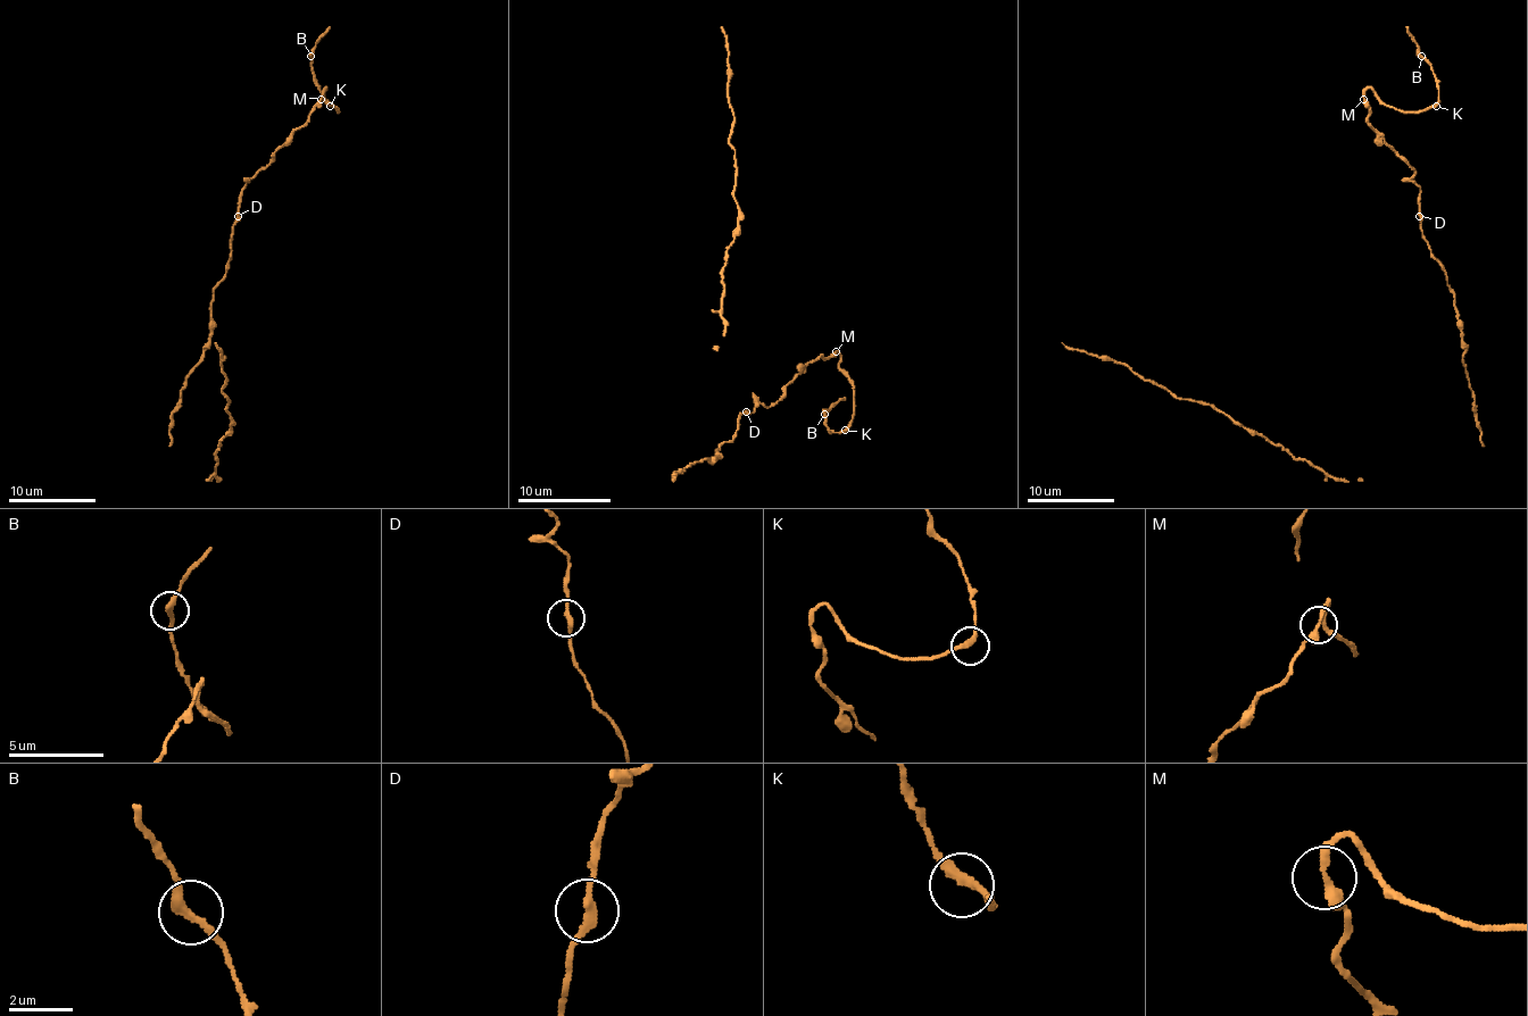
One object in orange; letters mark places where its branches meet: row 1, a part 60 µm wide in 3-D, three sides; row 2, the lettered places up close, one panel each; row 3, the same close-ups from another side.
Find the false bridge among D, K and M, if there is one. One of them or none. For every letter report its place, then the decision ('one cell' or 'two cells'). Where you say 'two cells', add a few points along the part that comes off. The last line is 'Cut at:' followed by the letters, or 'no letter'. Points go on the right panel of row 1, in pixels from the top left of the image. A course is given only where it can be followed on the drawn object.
D: place (1419, 216); one cell
K: place (1436, 106); one cell
M: place (1363, 99); one cell
Cut at: no letter

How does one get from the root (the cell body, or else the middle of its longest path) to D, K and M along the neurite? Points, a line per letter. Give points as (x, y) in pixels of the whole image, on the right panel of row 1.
D: (1467, 376), (1463, 361), (1464, 342), (1454, 292), (1443, 266), (1433, 255), (1421, 233), (1419, 216)
K: (1467, 376), (1454, 292), (1421, 233), (1416, 171), (1368, 121), (1363, 92), (1369, 88), (1404, 111), (1437, 106)
M: (1467, 376), (1454, 292), (1421, 233), (1419, 185), (1411, 180), (1416, 171), (1368, 121), (1369, 106), (1363, 99)

